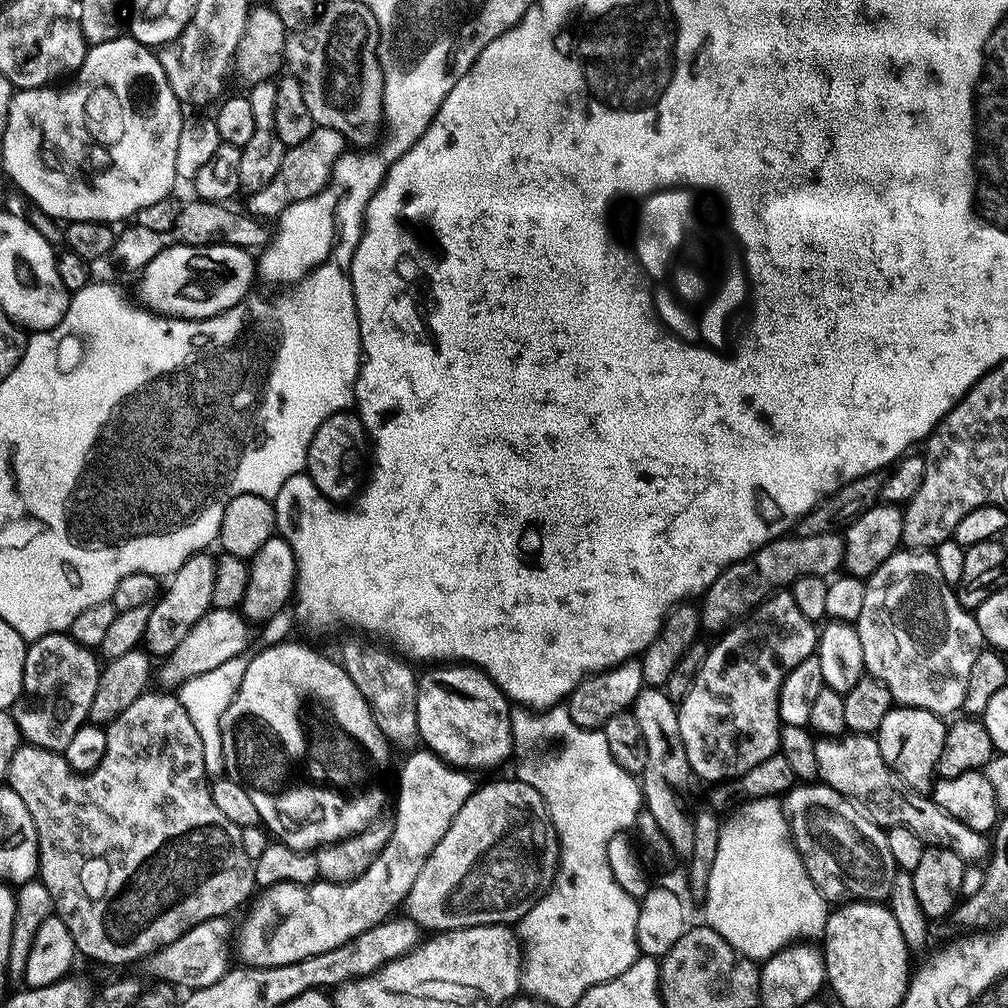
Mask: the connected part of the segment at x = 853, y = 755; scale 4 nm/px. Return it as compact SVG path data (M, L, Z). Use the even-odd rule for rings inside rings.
M845 734L839 738L820 738L816 740L816 754L819 779L826 786L838 790L842 798L850 801L863 816L870 818L870 822L874 822L879 828L887 830L894 826L906 826L906 830L914 830L914 834L918 834L918 838L922 838L925 845L954 850L954 854L958 854L966 862L978 861L976 859L979 858L986 840L985 833L970 830L962 822L958 822L958 818L946 814L946 810L942 810L942 806L938 806L931 795L905 786L902 778L898 778L898 774L894 774L894 770L886 766L882 750L878 750L875 735Z

